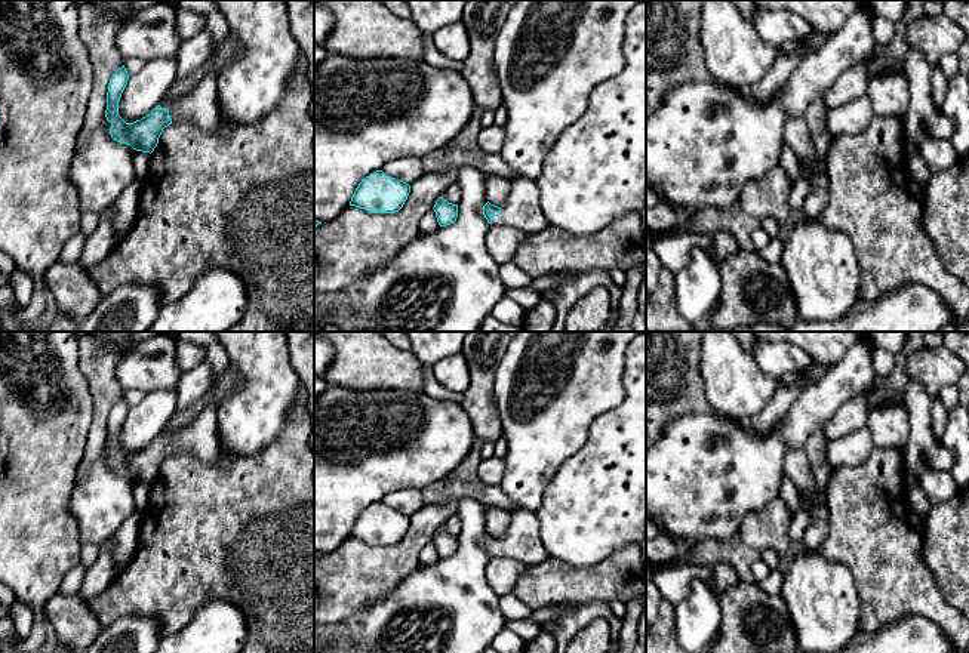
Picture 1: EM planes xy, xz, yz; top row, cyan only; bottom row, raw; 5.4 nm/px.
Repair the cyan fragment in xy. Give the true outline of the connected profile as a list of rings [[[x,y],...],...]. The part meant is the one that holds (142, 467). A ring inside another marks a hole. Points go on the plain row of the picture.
[[[119,400],[108,415],[105,449],[111,455],[110,466],[136,483],[153,484],[164,459],[172,455],[191,455],[204,463],[216,463],[221,456],[216,434],[216,409],[207,404],[193,422],[169,434],[163,431],[150,446],[133,455],[119,447],[119,434],[129,406]]]

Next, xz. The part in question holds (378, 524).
[[[376,502],[362,511],[351,529],[350,538],[370,545],[396,545],[403,539],[409,524],[409,515]]]

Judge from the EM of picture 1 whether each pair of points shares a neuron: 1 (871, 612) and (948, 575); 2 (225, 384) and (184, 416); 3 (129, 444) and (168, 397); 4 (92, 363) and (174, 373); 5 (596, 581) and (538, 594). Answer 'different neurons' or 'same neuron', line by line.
1: different neurons
2: same neuron
3: same neuron
4: different neurons
5: same neuron

